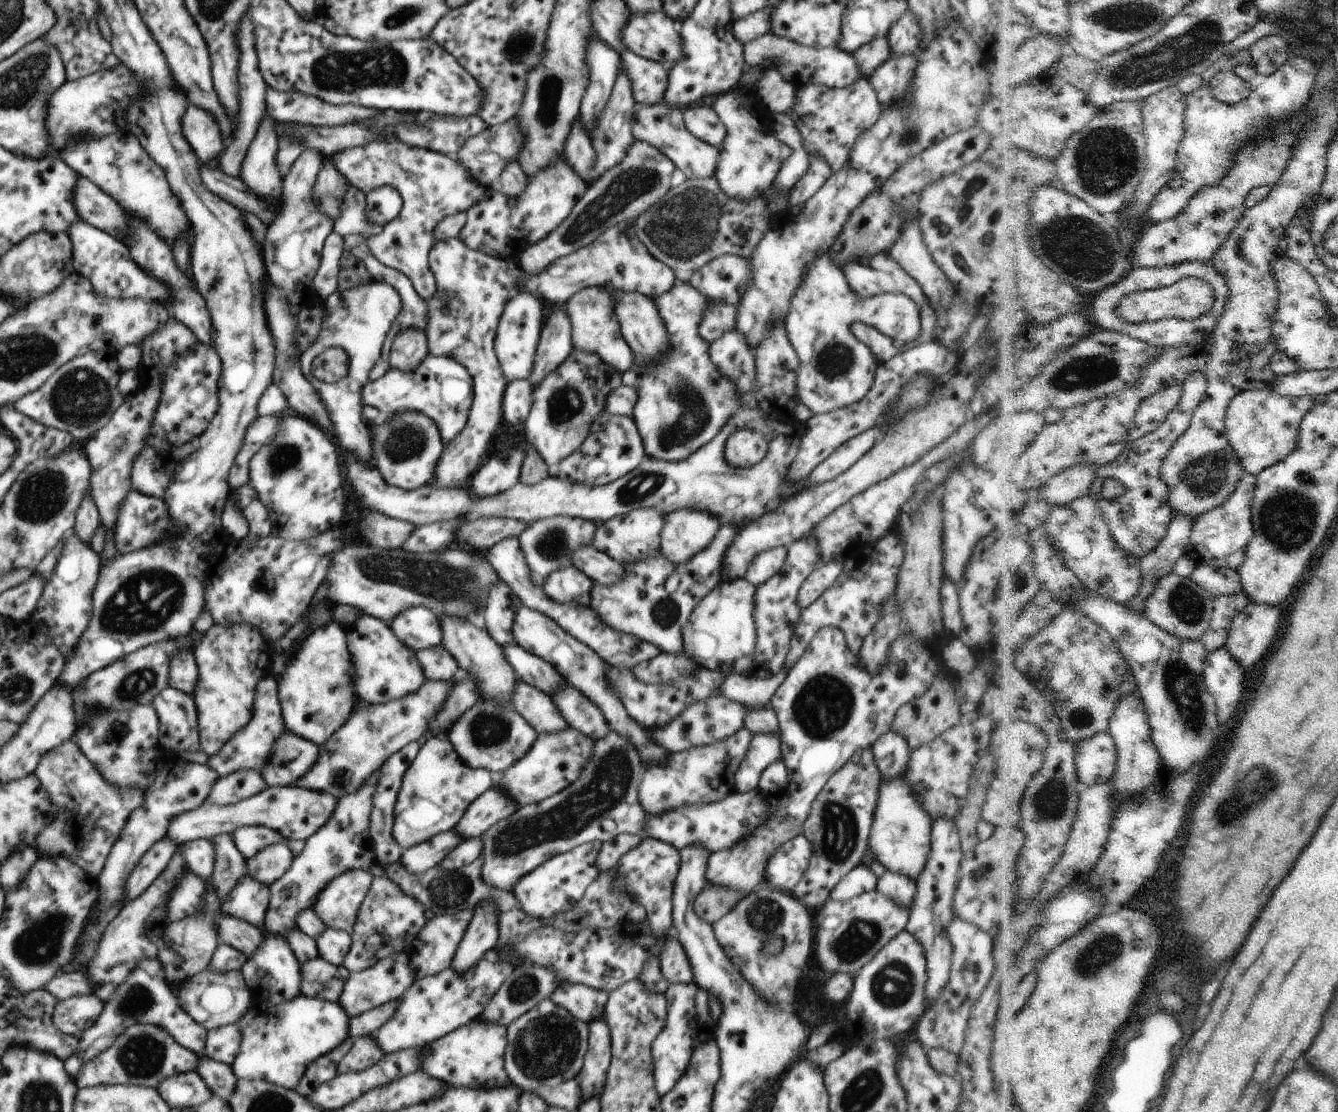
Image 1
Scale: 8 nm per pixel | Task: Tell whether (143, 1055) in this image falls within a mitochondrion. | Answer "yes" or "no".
yes

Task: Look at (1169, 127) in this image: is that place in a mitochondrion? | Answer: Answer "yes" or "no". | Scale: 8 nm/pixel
no

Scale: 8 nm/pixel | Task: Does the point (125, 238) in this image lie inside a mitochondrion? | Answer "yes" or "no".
no

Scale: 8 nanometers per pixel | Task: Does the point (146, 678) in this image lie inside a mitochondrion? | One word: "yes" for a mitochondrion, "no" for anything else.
yes

